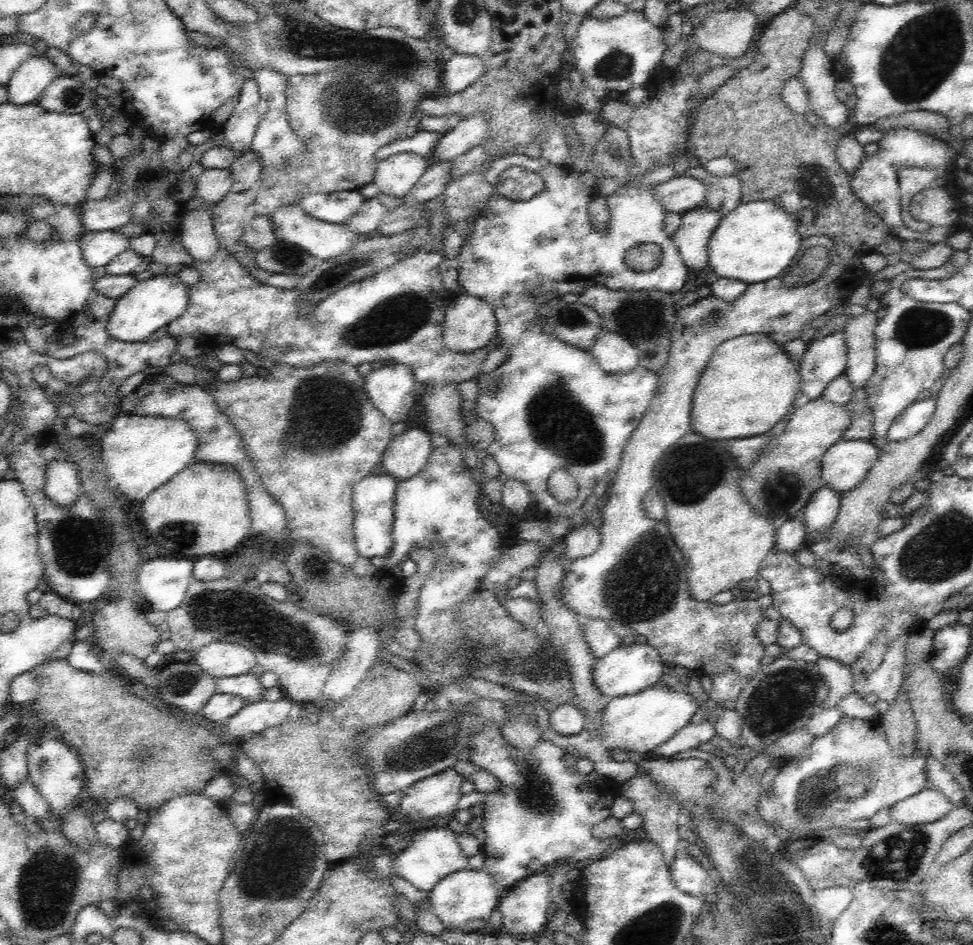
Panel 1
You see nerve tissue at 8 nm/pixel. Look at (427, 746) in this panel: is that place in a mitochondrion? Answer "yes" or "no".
yes

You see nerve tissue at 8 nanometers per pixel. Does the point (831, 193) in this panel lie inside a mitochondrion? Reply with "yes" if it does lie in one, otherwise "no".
yes

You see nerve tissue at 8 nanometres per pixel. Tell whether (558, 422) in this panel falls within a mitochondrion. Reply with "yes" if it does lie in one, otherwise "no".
yes

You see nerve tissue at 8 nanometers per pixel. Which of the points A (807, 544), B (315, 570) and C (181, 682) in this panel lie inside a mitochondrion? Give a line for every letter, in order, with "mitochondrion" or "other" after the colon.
A: other
B: mitochondrion
C: mitochondrion

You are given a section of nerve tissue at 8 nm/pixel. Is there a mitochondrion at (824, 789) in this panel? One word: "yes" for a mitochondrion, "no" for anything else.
yes

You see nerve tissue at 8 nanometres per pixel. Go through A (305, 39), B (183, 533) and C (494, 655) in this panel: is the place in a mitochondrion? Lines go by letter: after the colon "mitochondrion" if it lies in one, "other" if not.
A: mitochondrion
B: mitochondrion
C: mitochondrion

